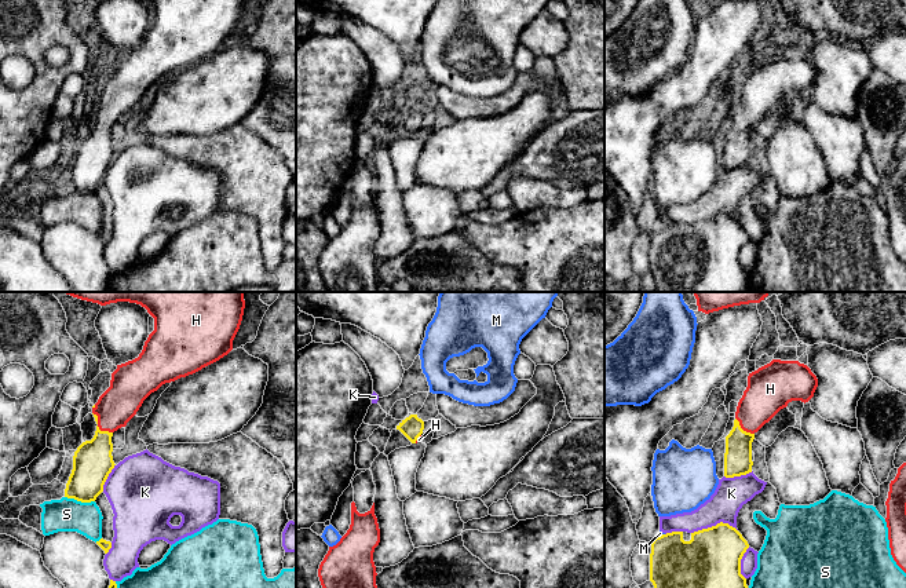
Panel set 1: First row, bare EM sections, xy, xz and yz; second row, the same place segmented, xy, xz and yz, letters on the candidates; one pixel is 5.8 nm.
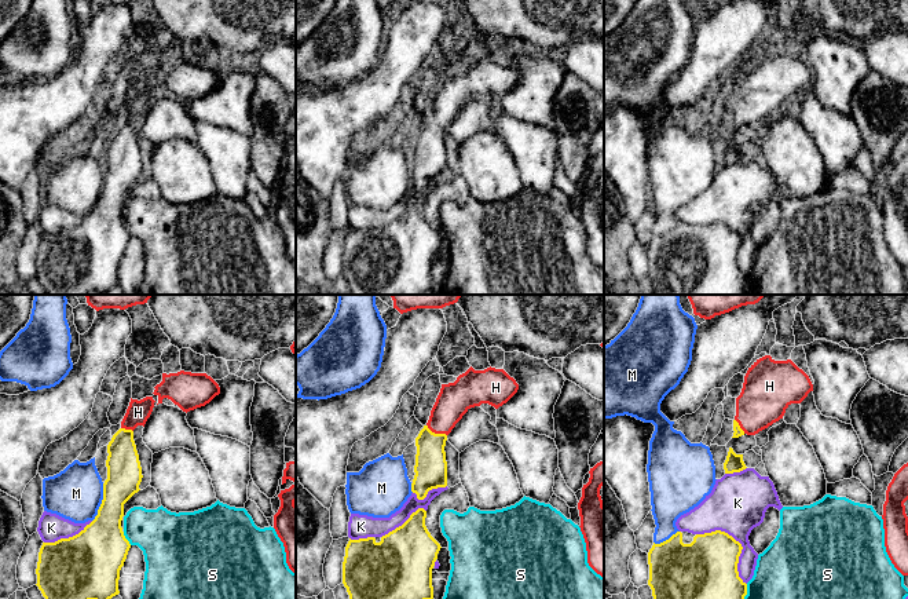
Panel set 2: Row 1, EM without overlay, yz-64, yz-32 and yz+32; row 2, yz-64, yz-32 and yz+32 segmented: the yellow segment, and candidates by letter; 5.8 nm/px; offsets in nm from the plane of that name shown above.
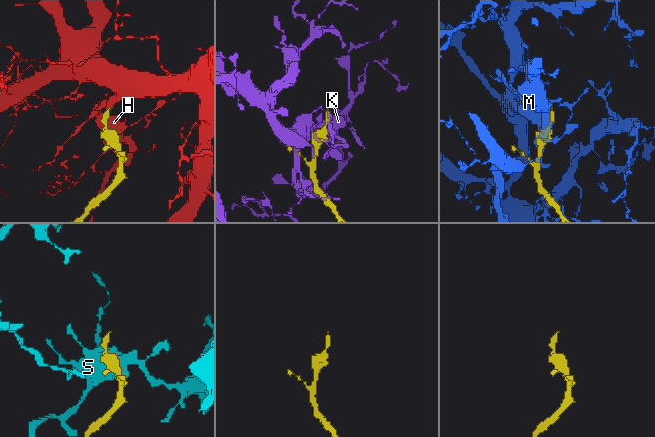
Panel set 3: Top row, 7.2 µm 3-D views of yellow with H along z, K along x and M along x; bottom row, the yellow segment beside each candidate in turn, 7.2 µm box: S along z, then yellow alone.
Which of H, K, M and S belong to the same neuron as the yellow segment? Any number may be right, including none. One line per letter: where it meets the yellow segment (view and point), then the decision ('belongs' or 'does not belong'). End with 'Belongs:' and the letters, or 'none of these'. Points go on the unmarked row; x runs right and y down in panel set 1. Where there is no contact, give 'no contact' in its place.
H: yz (741, 120) | belongs
K: yz (713, 218) | does not belong
M: yz (660, 227) | does not belong
S: xy (80, 192) | does not belong
Belongs: H

